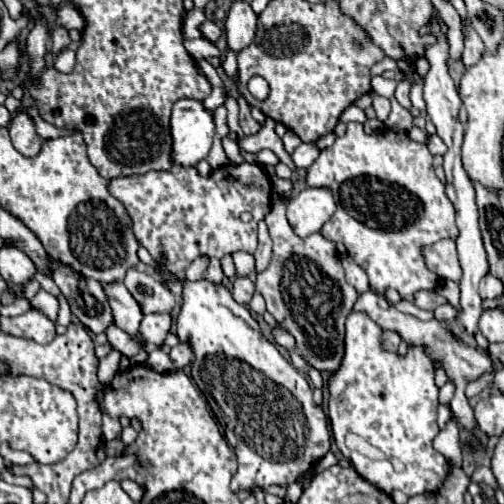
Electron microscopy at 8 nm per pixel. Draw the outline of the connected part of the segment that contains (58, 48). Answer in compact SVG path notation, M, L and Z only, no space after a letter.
M55 27L55 29L53 29L53 33L51 33L51 41L53 41L51 51L53 51L55 55L59 55L59 53L71 43L69 33L67 33L67 29L63 29L63 27Z

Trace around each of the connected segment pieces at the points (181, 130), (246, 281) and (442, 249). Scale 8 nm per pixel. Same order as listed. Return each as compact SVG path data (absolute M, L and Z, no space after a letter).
M179 99L173 105L171 115L173 135L173 165L197 165L207 157L213 137L215 123L213 115L197 99Z
M237 277L233 283L231 283L231 293L233 293L233 299L241 305L249 305L253 293L255 293L255 285L249 277Z
M441 239L429 247L423 247L423 257L425 257L427 267L433 273L437 273L441 279L451 279L459 283L461 267L459 267L453 239Z

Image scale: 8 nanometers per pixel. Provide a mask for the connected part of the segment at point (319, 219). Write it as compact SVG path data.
M307 187L287 205L287 219L299 237L317 233L333 213L333 193L327 187Z

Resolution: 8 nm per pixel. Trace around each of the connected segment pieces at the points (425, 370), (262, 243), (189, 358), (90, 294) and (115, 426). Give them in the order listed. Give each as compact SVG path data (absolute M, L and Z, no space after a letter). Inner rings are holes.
M351 313L347 317L345 355L341 367L329 377L327 387L329 421L335 443L365 479L385 493L399 489L409 497L437 493L441 489L451 467L431 445L433 437L439 433L439 389L435 385L435 363L429 359L425 347L409 347L407 355L389 353L381 345L381 327L363 313ZM349 433L377 447L383 457L363 457L349 449L345 443Z
M263 221L259 223L259 247L253 257L255 257L255 273L265 271L265 267L271 261L271 239L269 239L269 233Z
M179 343L179 345L175 345L171 349L169 357L173 359L173 363L175 363L177 369L183 369L183 367L187 367L187 365L193 363L193 349L189 347L189 343Z
M55 261L51 265L53 281L65 295L71 305L73 315L91 331L91 333L105 333L107 327L113 323L113 313L109 307L109 299L105 289L95 279L85 279L75 273L71 267Z
M103 411L103 427L101 427L101 431L103 431L105 439L107 439L107 441L111 441L111 439L119 437L119 433L121 433L121 425L119 425L119 421L117 421L117 419L109 417L109 415Z

